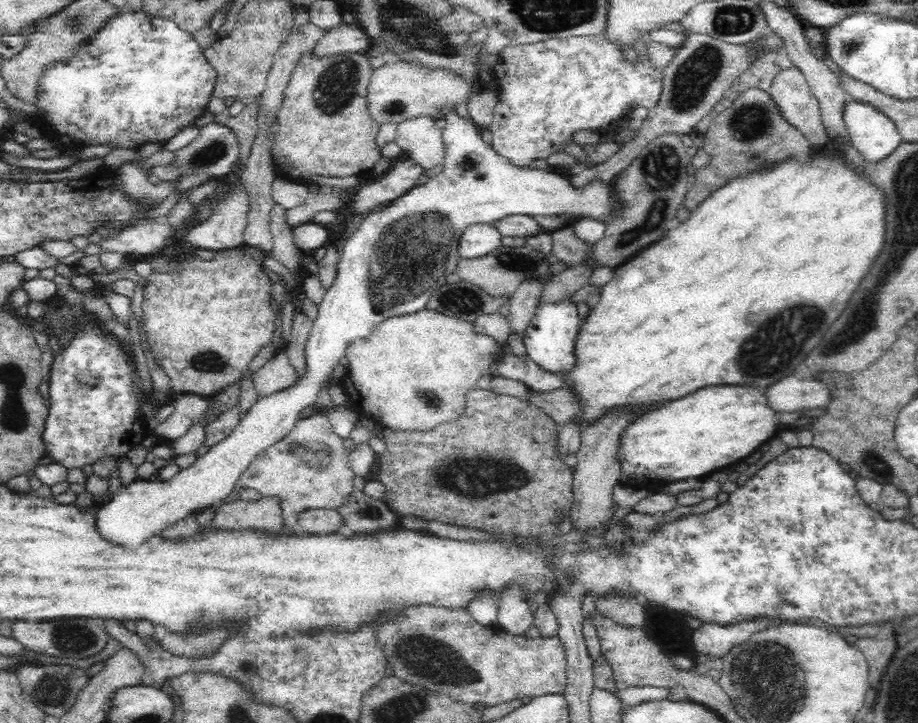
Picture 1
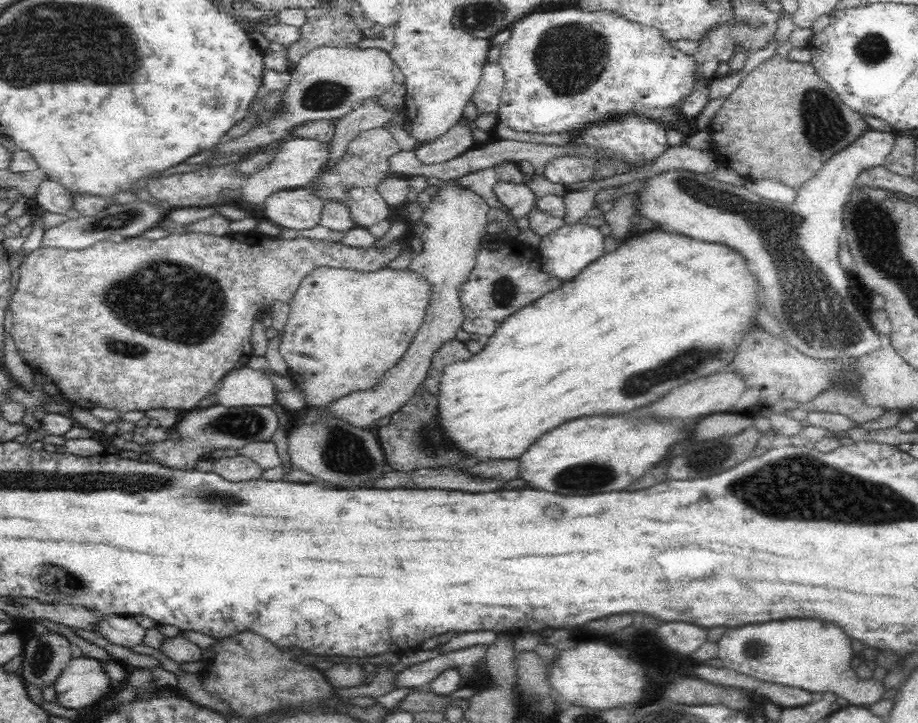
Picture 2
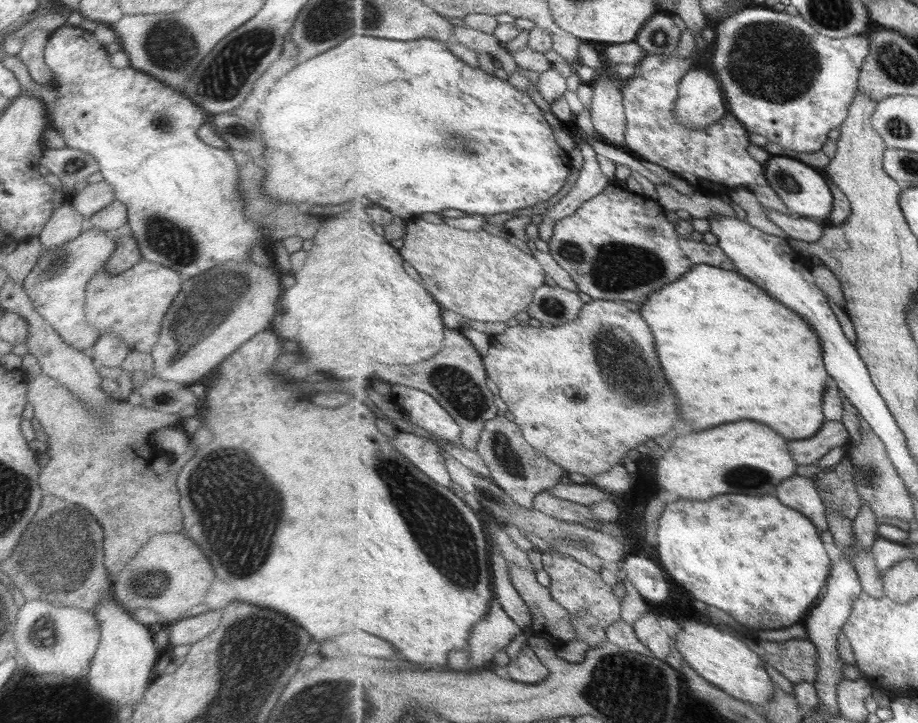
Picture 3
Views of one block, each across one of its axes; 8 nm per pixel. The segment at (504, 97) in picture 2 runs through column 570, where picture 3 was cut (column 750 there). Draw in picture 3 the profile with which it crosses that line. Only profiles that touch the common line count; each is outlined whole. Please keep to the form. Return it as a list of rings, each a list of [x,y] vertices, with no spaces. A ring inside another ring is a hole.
[[[758,6],[756,8],[744,9],[735,14],[729,15],[721,21],[716,28],[717,38],[715,40],[716,49],[712,58],[712,65],[715,73],[718,74],[720,83],[723,86],[729,112],[736,116],[751,134],[760,134],[769,142],[779,144],[783,149],[788,148],[797,153],[813,153],[823,150],[823,146],[829,140],[829,132],[840,128],[844,120],[848,117],[853,99],[856,97],[857,84],[859,84],[860,72],[864,68],[864,62],[870,53],[870,40],[861,35],[853,35],[845,38],[831,38],[822,35],[811,23],[807,23],[803,17],[791,16],[784,11],[776,12],[770,7]]]

